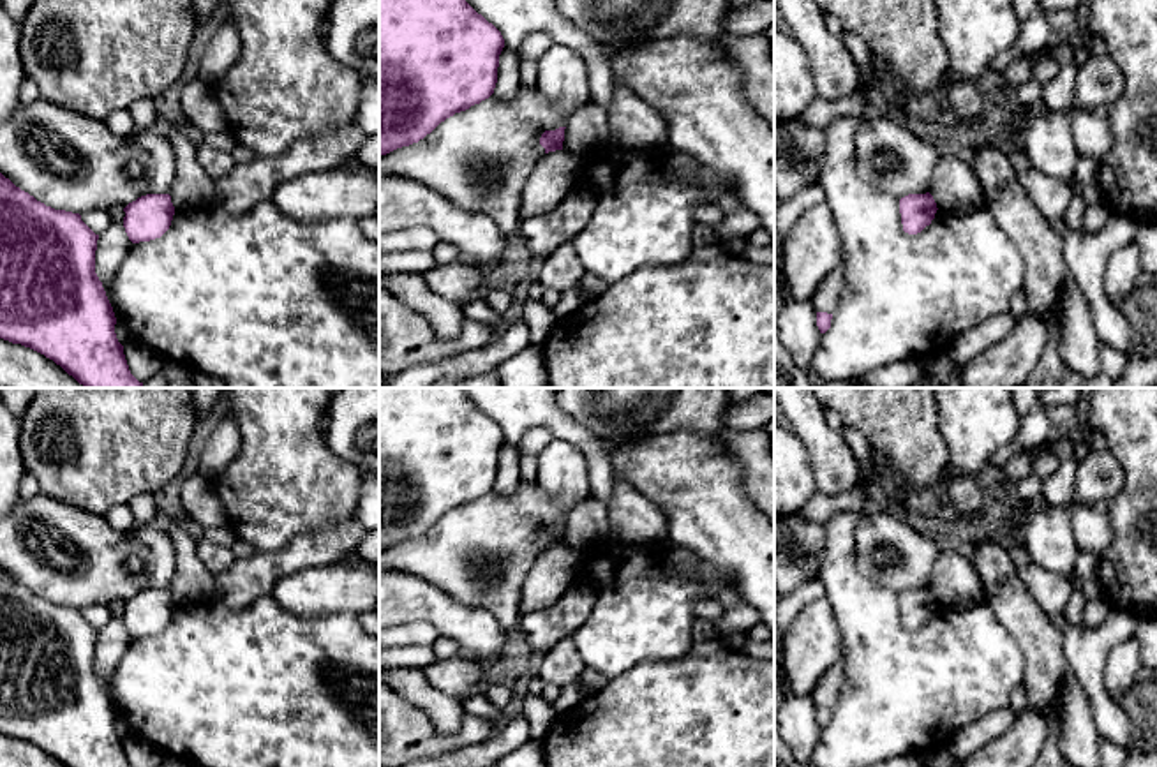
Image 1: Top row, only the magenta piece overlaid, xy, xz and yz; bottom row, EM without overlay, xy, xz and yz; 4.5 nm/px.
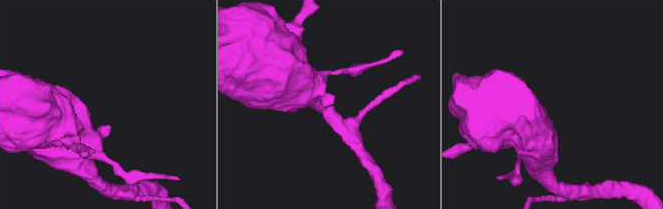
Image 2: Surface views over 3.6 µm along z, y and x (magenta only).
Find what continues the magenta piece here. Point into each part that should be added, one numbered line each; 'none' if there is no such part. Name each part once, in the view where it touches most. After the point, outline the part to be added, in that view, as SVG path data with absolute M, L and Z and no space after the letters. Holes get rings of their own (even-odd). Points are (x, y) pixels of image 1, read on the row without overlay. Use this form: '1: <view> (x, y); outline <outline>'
none

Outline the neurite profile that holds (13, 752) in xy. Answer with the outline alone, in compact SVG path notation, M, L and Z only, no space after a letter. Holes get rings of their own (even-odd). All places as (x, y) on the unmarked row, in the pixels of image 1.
M0 733L0 767L65 767L44 749Z

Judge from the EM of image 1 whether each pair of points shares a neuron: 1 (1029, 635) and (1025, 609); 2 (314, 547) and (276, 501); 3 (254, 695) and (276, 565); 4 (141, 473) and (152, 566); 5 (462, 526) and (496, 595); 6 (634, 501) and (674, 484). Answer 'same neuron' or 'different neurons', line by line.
1: same neuron
2: different neurons
3: different neurons
4: different neurons
5: same neuron
6: different neurons

